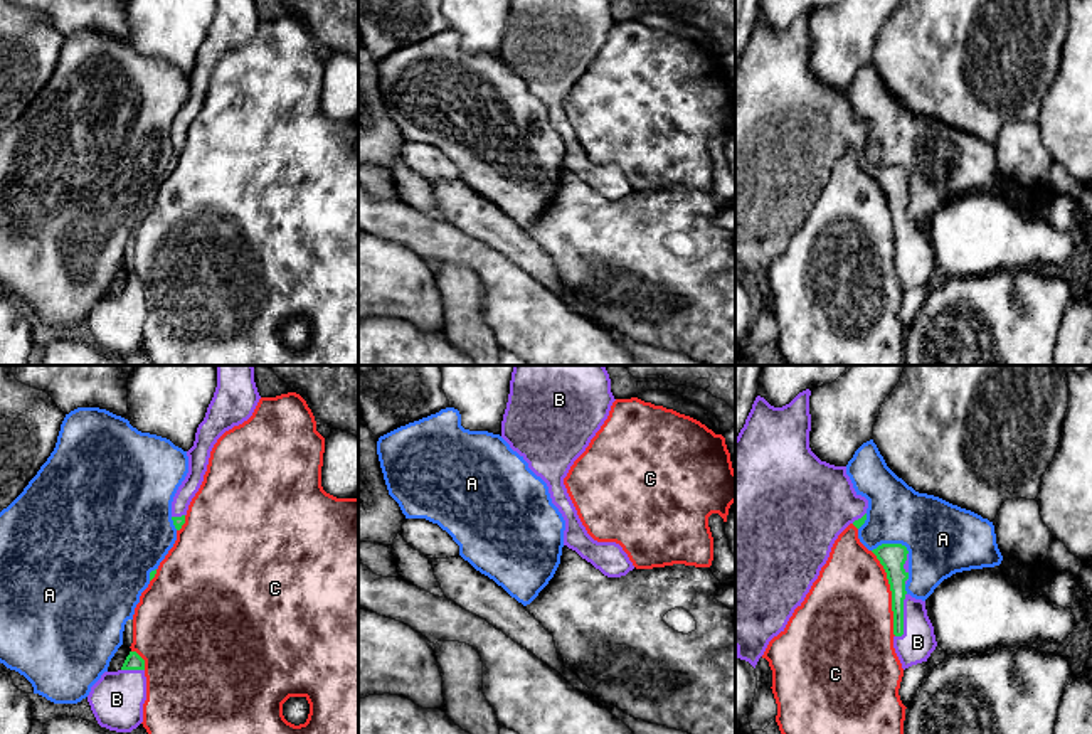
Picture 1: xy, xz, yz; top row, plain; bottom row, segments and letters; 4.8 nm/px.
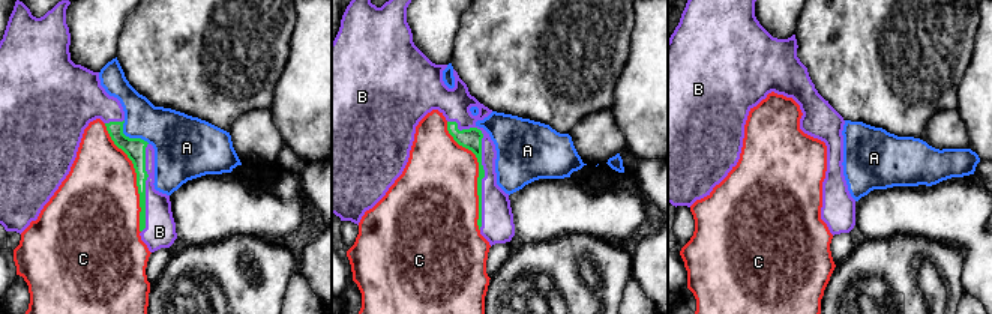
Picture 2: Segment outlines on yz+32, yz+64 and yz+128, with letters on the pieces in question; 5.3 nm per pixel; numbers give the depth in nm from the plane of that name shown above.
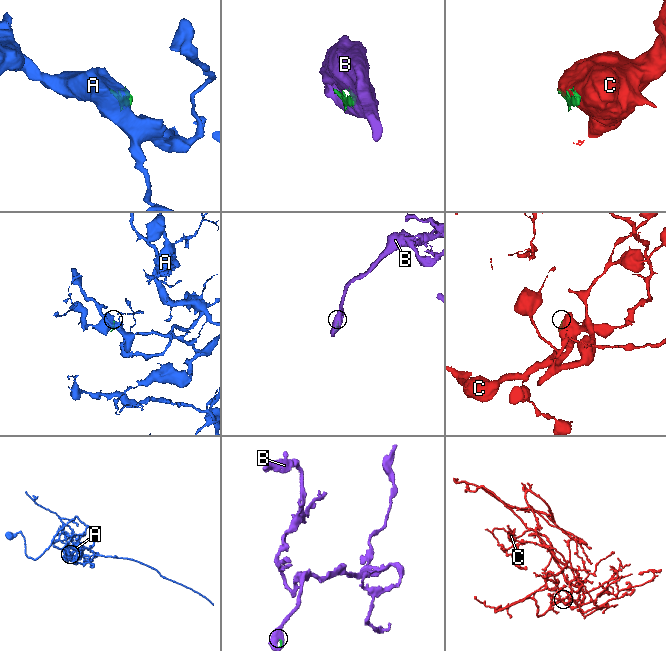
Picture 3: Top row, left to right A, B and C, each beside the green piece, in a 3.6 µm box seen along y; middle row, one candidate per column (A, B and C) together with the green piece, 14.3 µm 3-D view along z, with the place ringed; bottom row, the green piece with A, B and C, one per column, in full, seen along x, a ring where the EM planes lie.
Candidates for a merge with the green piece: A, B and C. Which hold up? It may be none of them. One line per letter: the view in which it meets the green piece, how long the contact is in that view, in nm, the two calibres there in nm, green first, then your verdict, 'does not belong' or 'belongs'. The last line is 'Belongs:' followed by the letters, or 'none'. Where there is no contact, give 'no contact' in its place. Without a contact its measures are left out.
A: meets green in yz; contact 180 nm long; 130 nm thick on the green side, 340 nm on the other; does not belong
B: meets green in yz; contact 220 nm long; 100 nm thick on the green side, 160 nm on the other; belongs
C: meets green in yz; contact 420 nm long; 130 nm thick on the green side, 440 nm on the other; does not belong
Belongs: B

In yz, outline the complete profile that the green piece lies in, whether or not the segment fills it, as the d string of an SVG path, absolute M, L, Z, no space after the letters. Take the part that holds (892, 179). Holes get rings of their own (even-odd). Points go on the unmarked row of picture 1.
M882 167L872 173L887 195L892 214L893 271L902 291L927 285L937 264L927 239L925 224L905 214L909 173L902 167Z

